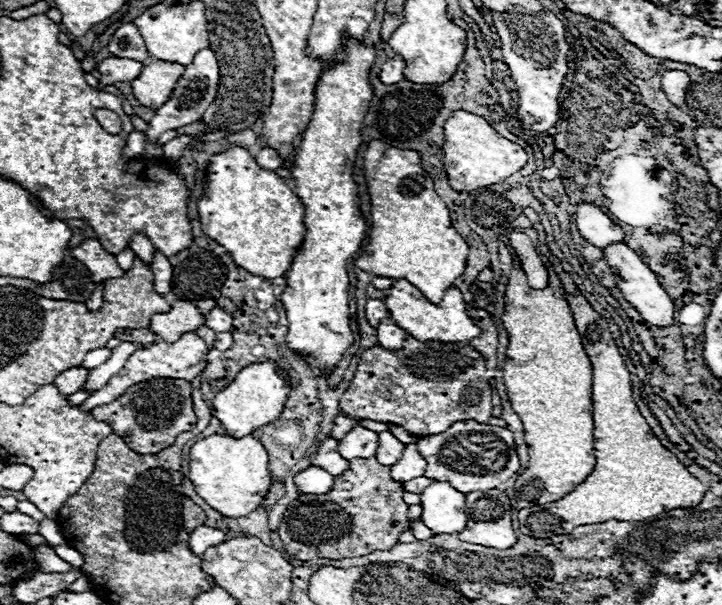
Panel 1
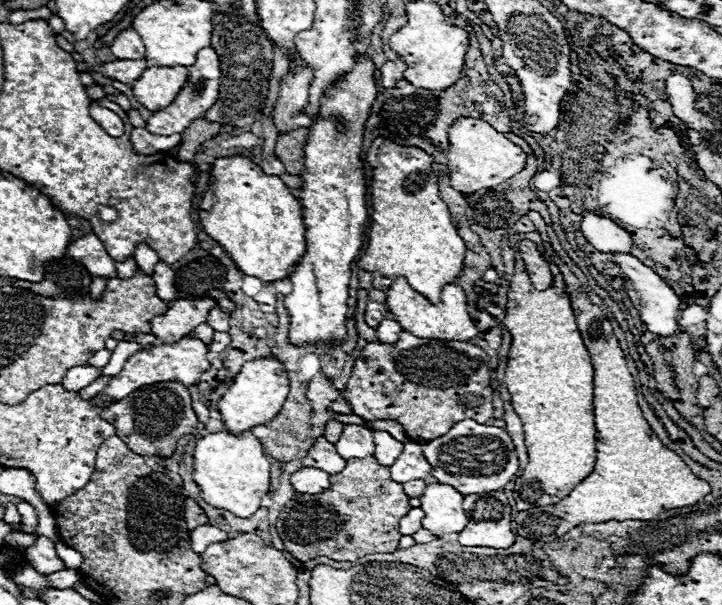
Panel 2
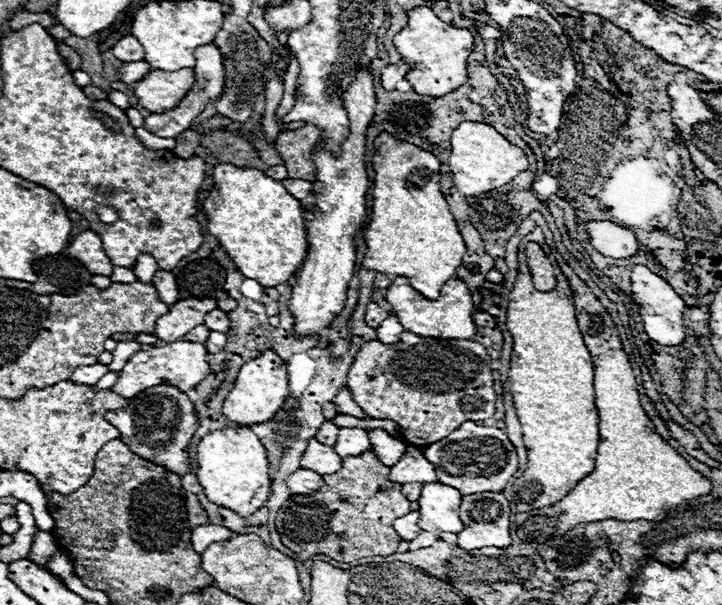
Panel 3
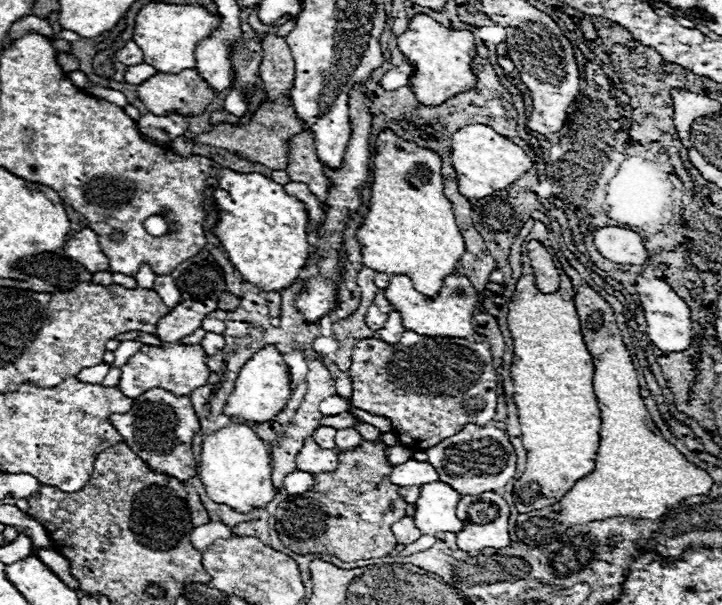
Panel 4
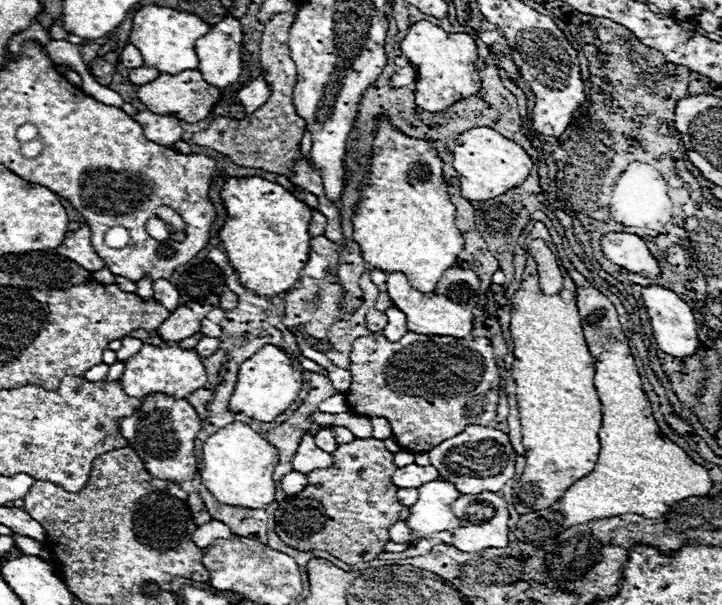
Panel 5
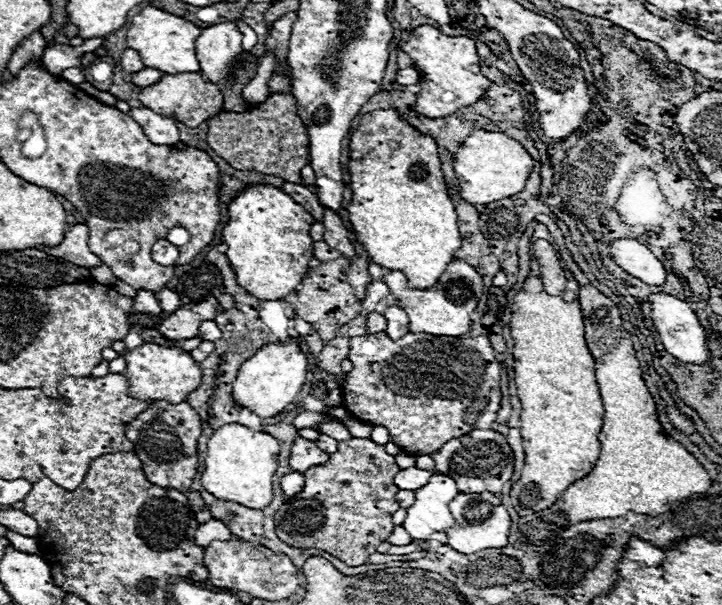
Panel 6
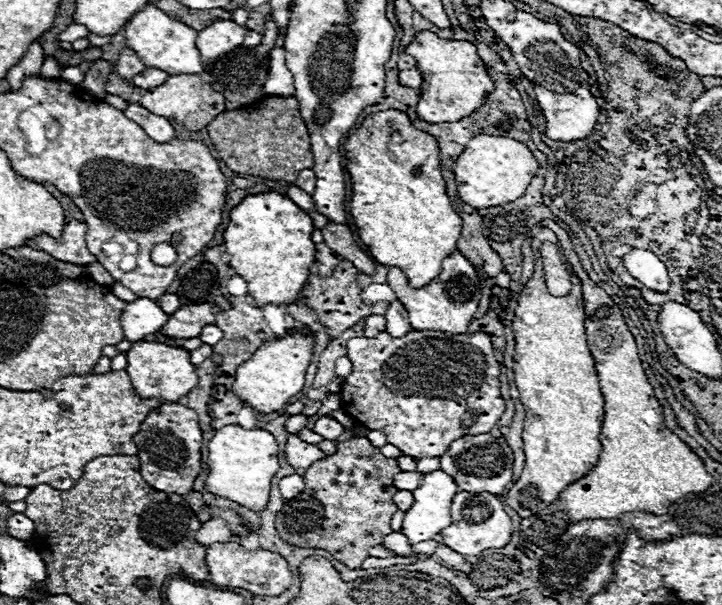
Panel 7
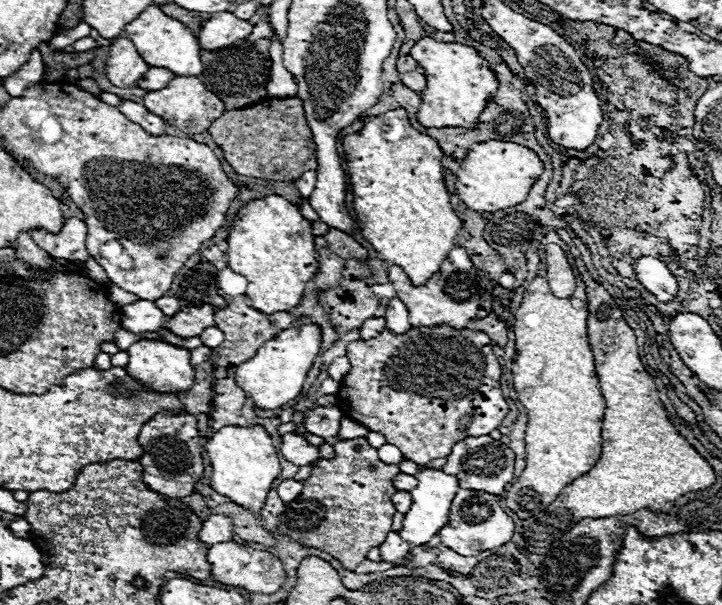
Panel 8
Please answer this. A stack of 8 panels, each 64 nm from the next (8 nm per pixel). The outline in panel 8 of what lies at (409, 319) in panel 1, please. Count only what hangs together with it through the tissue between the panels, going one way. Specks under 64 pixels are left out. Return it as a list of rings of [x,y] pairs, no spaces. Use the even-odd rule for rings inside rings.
[[[462,246],[452,248],[448,258],[442,262],[440,270],[424,286],[412,286],[406,272],[394,264],[388,268],[388,278],[394,284],[398,298],[408,308],[408,318],[410,318],[412,326],[446,324],[450,328],[462,330],[478,312],[478,302],[480,302],[478,276],[476,276],[476,268],[474,268],[470,256],[466,254],[466,250]]]

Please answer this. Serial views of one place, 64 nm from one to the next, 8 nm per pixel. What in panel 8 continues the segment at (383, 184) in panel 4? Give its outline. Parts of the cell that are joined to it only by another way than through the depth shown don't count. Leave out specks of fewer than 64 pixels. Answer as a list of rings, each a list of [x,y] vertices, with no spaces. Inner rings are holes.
[[[394,108],[384,116],[366,118],[362,132],[346,134],[342,138],[342,148],[346,160],[344,168],[354,194],[352,208],[356,212],[356,222],[364,240],[372,244],[380,260],[404,268],[414,286],[424,284],[440,270],[440,264],[452,250],[456,234],[462,226],[460,218],[450,206],[450,194],[446,190],[442,172],[444,152],[440,150],[438,142],[412,128],[404,108]]]

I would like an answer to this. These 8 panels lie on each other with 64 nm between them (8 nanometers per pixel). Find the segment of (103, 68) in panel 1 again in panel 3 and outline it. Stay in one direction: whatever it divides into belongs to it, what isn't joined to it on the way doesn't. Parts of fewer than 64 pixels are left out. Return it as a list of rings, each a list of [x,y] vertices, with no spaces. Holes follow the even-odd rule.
[[[144,60],[128,62],[128,64],[122,64],[122,68],[120,68],[120,80],[126,84],[134,84],[134,82],[140,82],[148,72],[150,72],[148,62],[144,62]]]

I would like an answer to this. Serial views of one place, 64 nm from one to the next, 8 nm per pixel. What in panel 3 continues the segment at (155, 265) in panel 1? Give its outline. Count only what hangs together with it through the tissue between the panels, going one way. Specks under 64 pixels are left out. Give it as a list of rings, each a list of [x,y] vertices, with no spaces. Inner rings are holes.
[[[158,270],[154,274],[154,286],[156,286],[156,292],[160,294],[162,302],[166,302],[168,306],[176,304],[180,300],[178,296],[178,288],[176,288],[176,278],[172,276],[172,272],[164,272],[164,270]]]

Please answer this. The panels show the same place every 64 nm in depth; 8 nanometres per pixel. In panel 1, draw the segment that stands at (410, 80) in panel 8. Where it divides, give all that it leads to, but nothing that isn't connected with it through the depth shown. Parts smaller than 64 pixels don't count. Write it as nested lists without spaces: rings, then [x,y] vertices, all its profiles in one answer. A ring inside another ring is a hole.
[[[392,58],[380,68],[380,80],[384,84],[398,84],[400,80],[404,80],[402,70],[404,70],[404,60],[402,58]]]

